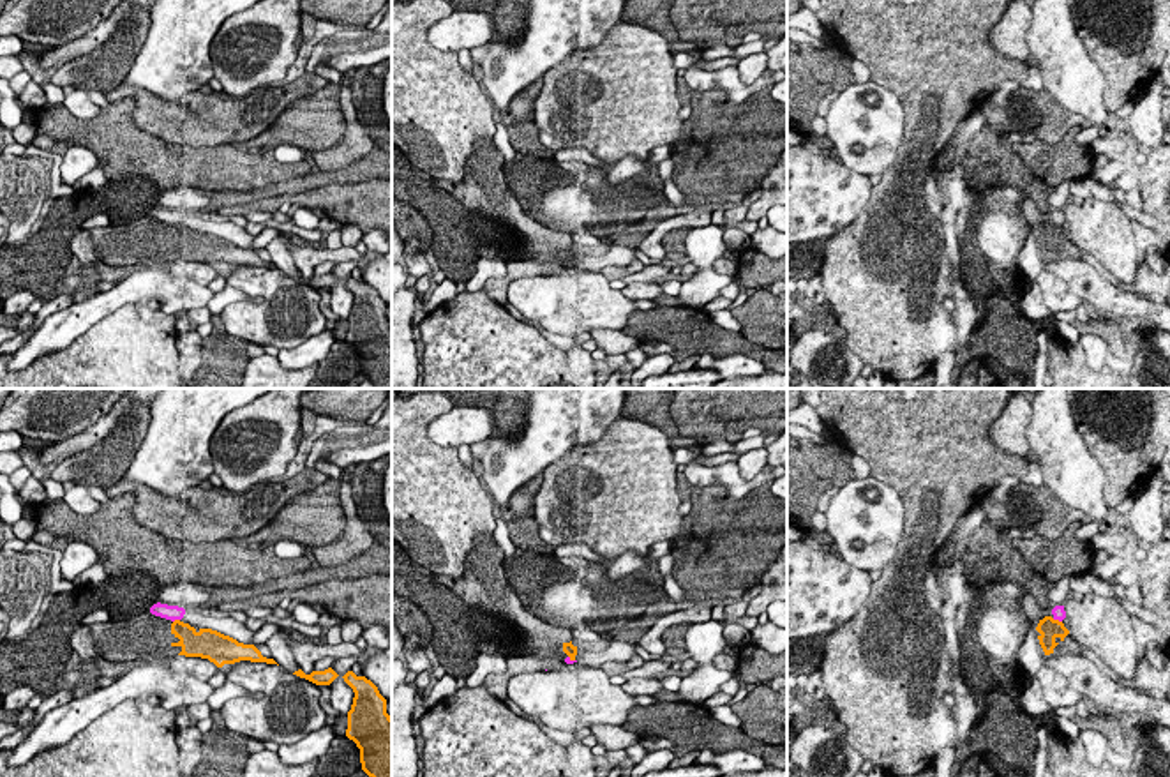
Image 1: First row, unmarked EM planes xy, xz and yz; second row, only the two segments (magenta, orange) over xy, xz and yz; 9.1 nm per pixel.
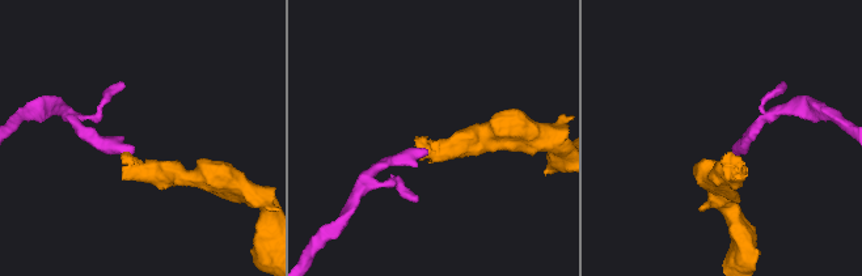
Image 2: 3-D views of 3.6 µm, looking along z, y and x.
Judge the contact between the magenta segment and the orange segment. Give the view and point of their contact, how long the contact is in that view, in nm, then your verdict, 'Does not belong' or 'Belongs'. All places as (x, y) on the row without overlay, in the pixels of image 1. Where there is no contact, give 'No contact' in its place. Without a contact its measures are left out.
Touches magenta at xy (175, 223). Shared border 70 nm. Does not belong

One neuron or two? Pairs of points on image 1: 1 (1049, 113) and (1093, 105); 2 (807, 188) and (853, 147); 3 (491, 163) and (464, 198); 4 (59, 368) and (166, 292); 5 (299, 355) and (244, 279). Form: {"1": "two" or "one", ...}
{"1": "two", "2": "two", "3": "one", "4": "two", "5": "two"}

